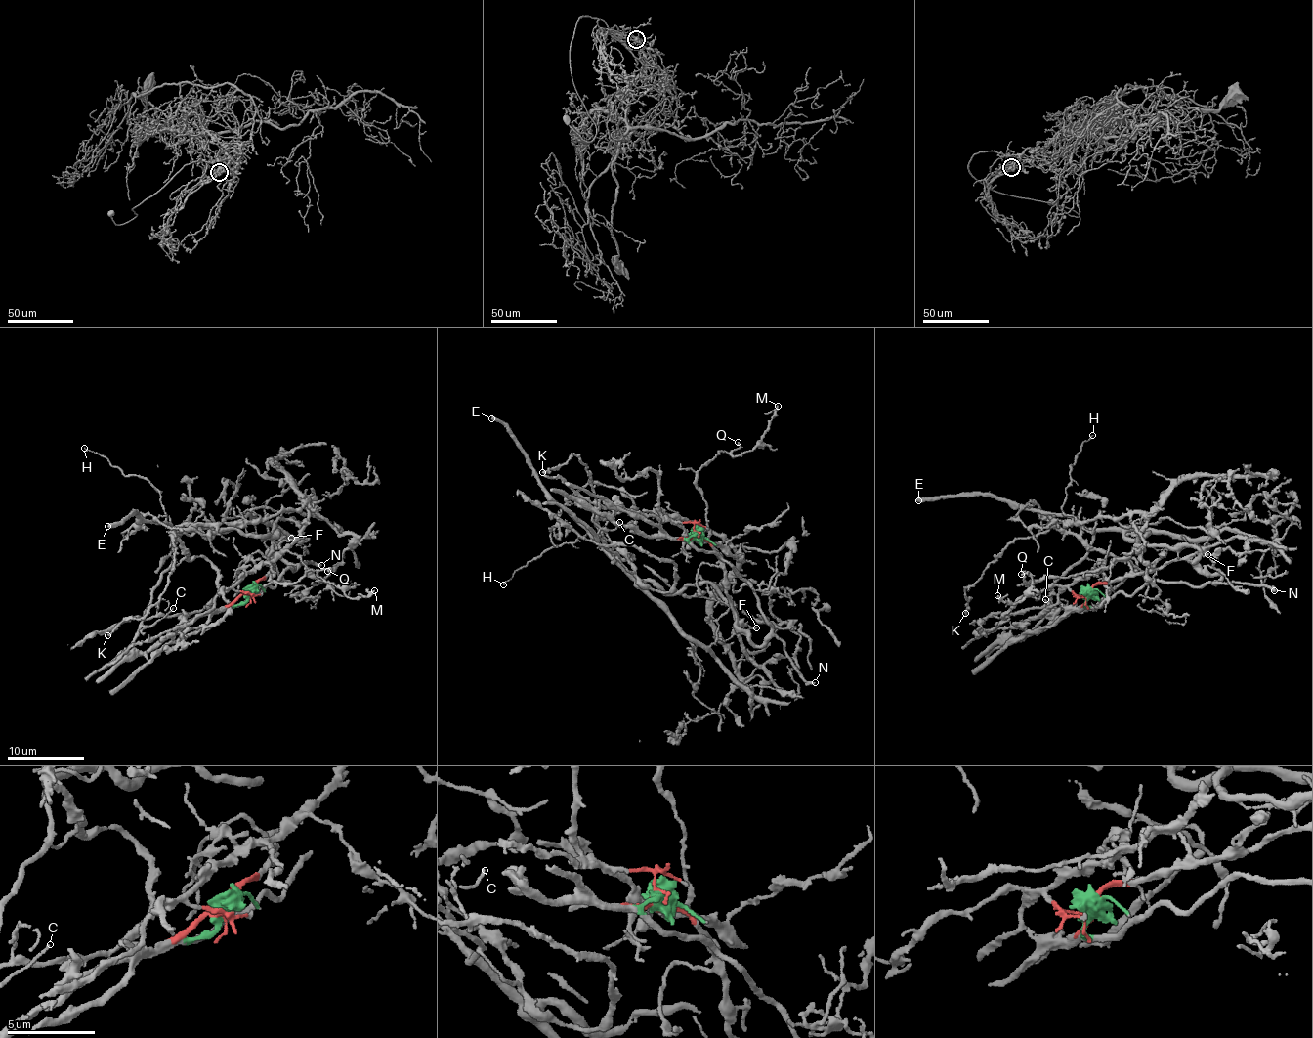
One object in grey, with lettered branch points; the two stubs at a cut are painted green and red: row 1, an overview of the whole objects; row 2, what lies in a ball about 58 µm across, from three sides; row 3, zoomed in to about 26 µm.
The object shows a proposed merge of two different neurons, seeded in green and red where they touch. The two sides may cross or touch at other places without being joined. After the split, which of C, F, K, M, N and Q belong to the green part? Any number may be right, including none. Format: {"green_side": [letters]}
{"green_side": ["C", "F", "N"]}

